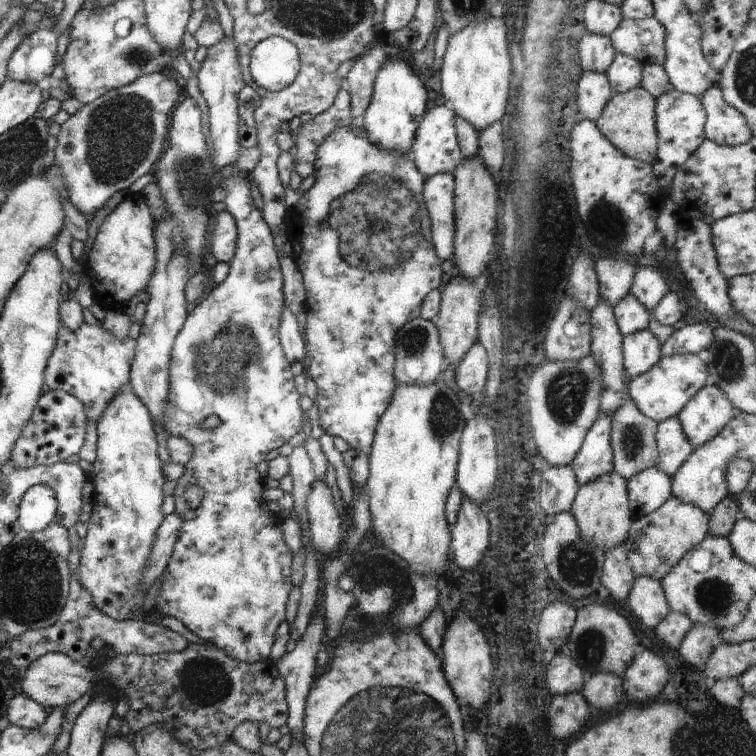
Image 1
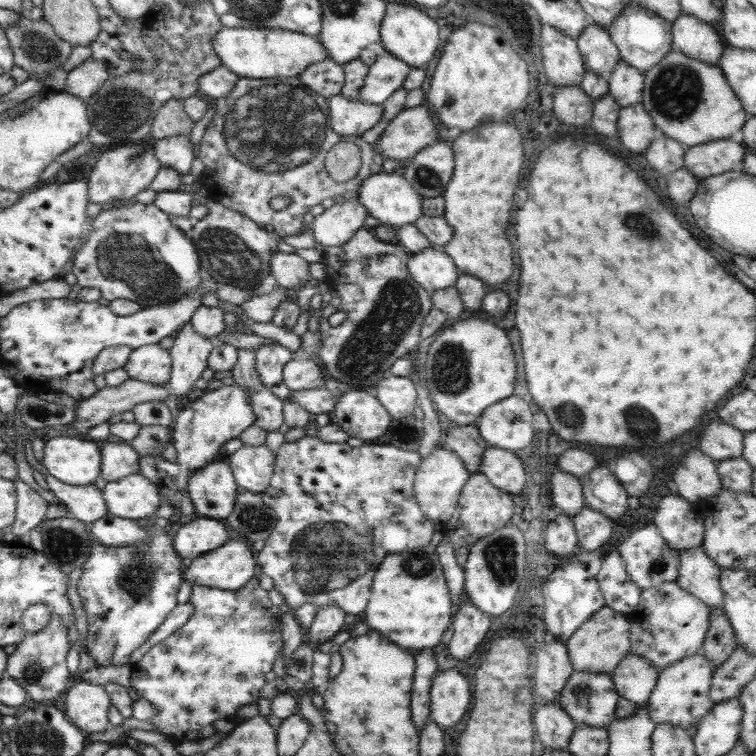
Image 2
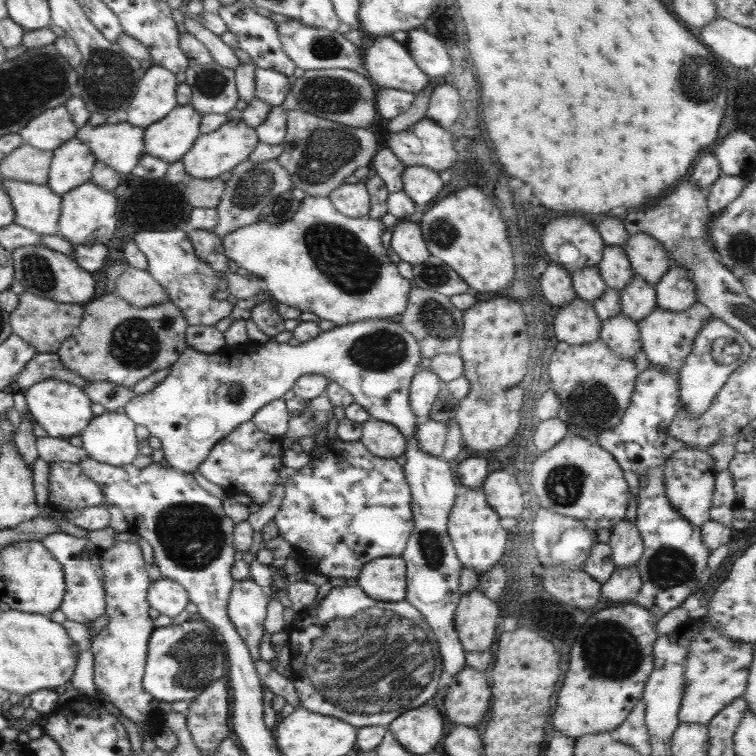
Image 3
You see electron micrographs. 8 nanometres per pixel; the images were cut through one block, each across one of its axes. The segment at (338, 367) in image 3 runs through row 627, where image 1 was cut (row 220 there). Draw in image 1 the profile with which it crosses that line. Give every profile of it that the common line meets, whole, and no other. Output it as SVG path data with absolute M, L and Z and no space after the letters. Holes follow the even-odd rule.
M448 173L427 177L424 183L424 202L432 222L432 244L442 261L454 256L454 188L454 177Z

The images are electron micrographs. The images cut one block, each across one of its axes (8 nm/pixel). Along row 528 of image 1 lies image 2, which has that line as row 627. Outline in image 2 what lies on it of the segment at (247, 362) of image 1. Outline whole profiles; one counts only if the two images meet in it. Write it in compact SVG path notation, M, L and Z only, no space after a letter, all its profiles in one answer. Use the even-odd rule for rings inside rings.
M254 575L242 588L238 590L220 590L219 588L205 587L204 585L193 584L191 586L192 592L189 597L189 602L193 606L193 615L188 619L188 622L179 628L176 632L173 632L166 640L163 640L160 644L155 644L150 647L148 652L144 653L144 656L137 662L131 665L131 679L130 684L137 694L146 698L148 702L151 702L158 708L158 713L150 718L148 722L156 728L156 732L162 735L166 735L168 740L172 740L175 745L182 742L200 741L218 734L218 731L214 728L213 723L216 720L234 719L238 709L246 704L256 703L259 699L260 690L266 683L266 674L272 670L272 664L274 660L281 654L281 650L284 648L283 638L280 635L281 630L281 616L279 606L276 606L268 598L266 590L262 589L259 585L259 579Z

